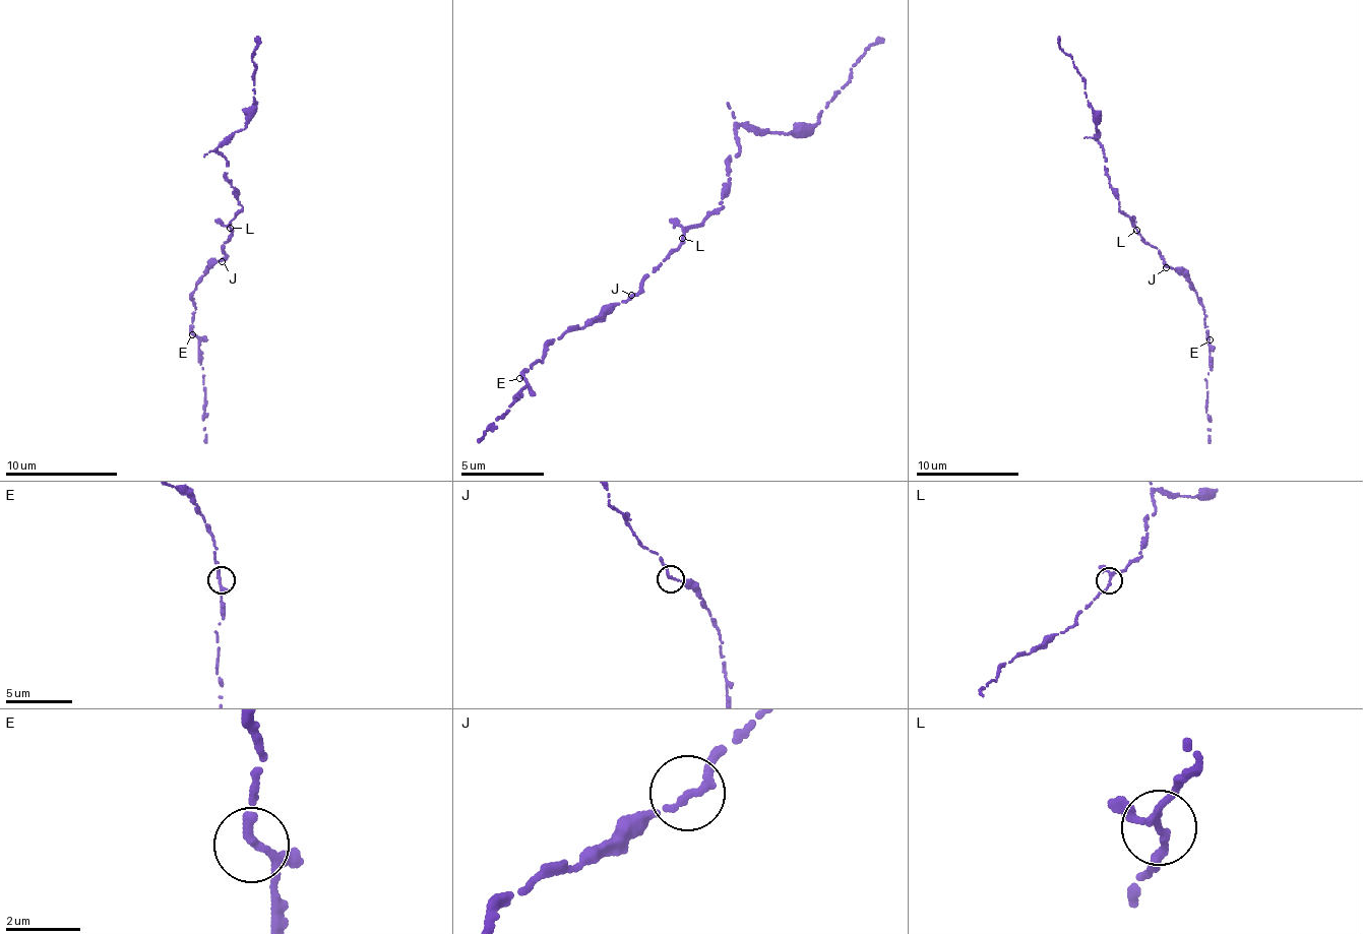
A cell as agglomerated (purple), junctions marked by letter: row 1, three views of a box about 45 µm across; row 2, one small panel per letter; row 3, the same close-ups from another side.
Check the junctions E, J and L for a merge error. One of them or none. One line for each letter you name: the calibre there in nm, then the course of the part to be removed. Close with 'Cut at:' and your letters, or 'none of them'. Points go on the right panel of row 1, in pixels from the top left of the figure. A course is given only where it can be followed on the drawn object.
Cut at: none of them

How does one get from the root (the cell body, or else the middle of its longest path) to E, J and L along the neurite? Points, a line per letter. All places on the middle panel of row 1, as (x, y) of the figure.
E: (679, 248), (622, 303), (583, 329), (554, 339), (544, 349), (547, 355), (542, 362), (537, 359), (519, 378)
J: (679, 248), (631, 295)
L: (679, 248), (684, 236)

